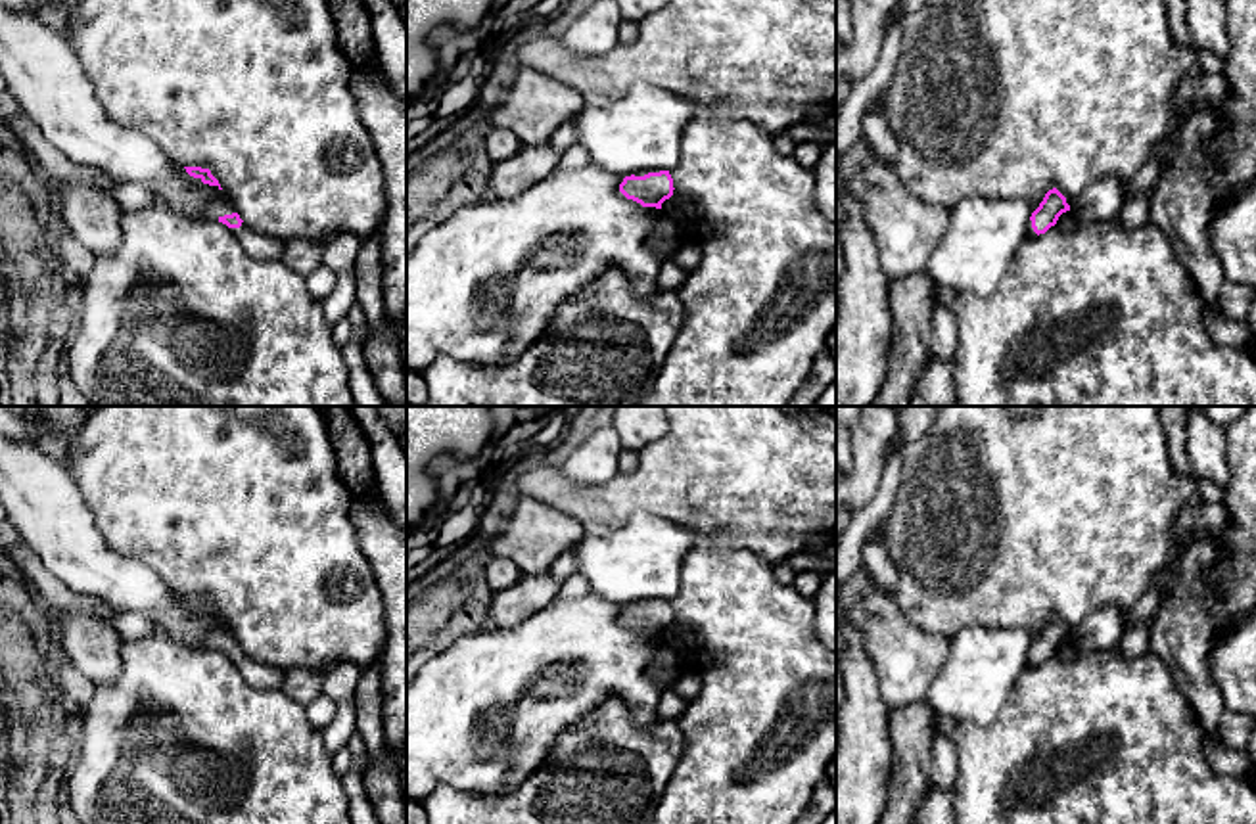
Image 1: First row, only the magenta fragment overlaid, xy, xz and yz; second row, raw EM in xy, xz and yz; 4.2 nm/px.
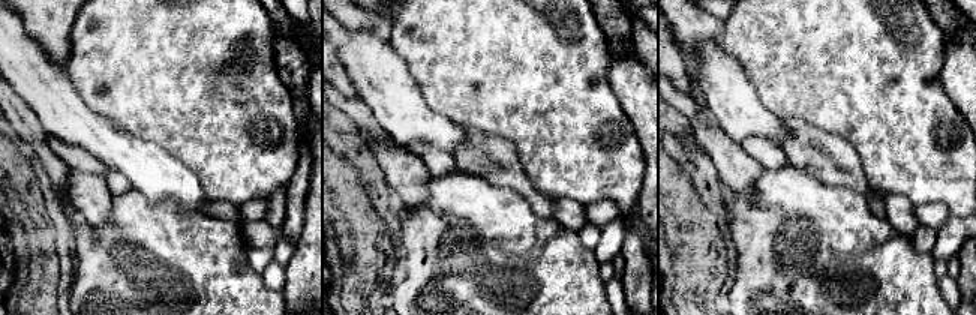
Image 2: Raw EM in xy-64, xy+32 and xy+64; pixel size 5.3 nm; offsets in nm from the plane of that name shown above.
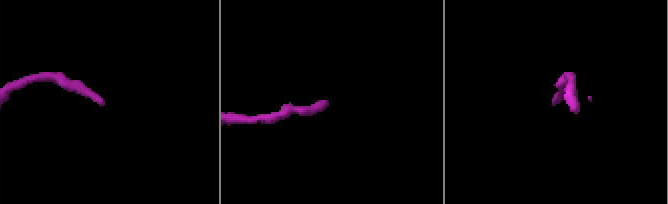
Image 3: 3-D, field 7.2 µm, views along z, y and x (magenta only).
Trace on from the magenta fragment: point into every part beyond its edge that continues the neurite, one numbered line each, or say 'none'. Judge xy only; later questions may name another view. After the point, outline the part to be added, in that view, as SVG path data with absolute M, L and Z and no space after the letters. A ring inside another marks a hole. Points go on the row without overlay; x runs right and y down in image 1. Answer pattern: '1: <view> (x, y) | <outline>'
1: xy (223, 637) | M219 630L219 632L209 636L205 646L207 646L207 650L219 650L221 646L232 644L232 642L238 642L232 632Z

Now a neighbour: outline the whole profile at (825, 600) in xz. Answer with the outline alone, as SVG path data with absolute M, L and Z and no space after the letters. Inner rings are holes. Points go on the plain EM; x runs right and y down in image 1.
M836 571L823 575L823 583L811 600L817 636L836 652Z

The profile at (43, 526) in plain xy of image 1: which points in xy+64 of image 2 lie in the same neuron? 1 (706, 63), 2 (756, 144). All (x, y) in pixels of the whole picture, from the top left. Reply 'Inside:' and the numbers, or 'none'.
Inside: 1

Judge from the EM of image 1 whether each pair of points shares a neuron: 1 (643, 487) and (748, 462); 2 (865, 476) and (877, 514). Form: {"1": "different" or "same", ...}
{"1": "same", "2": "different"}

